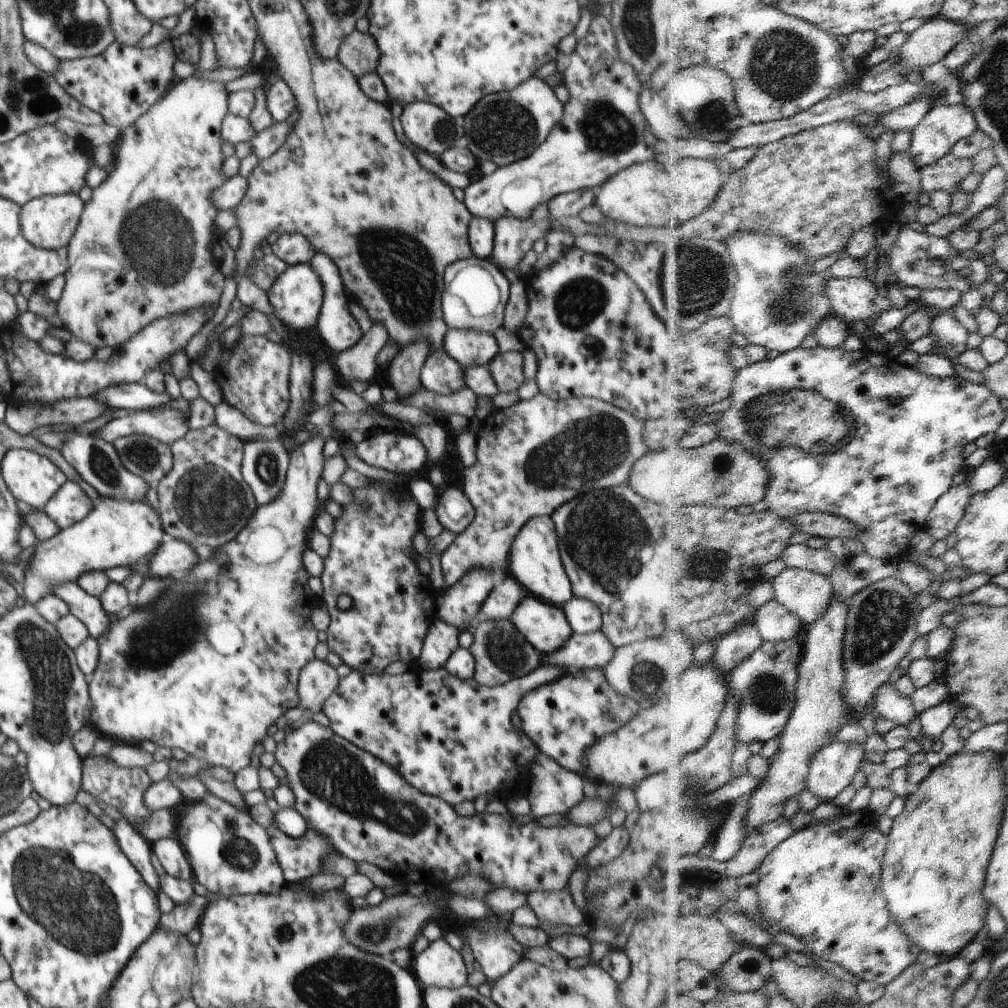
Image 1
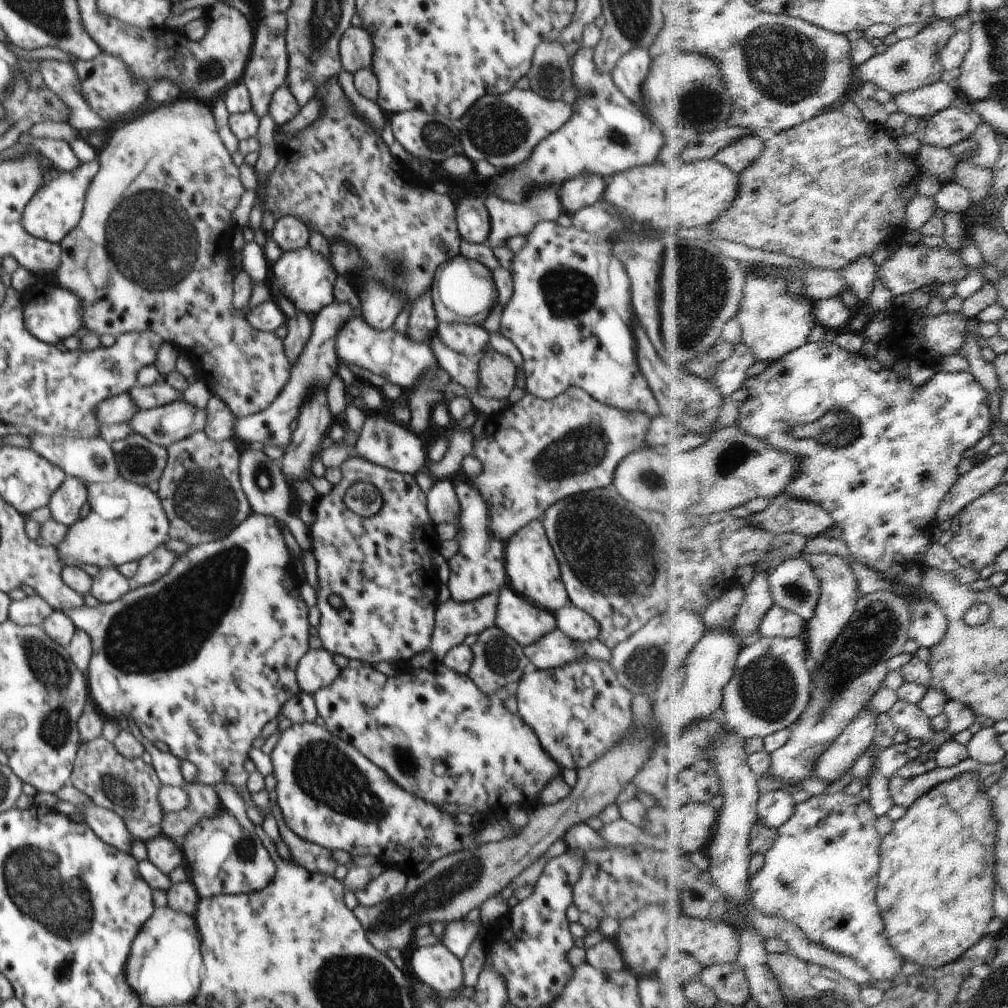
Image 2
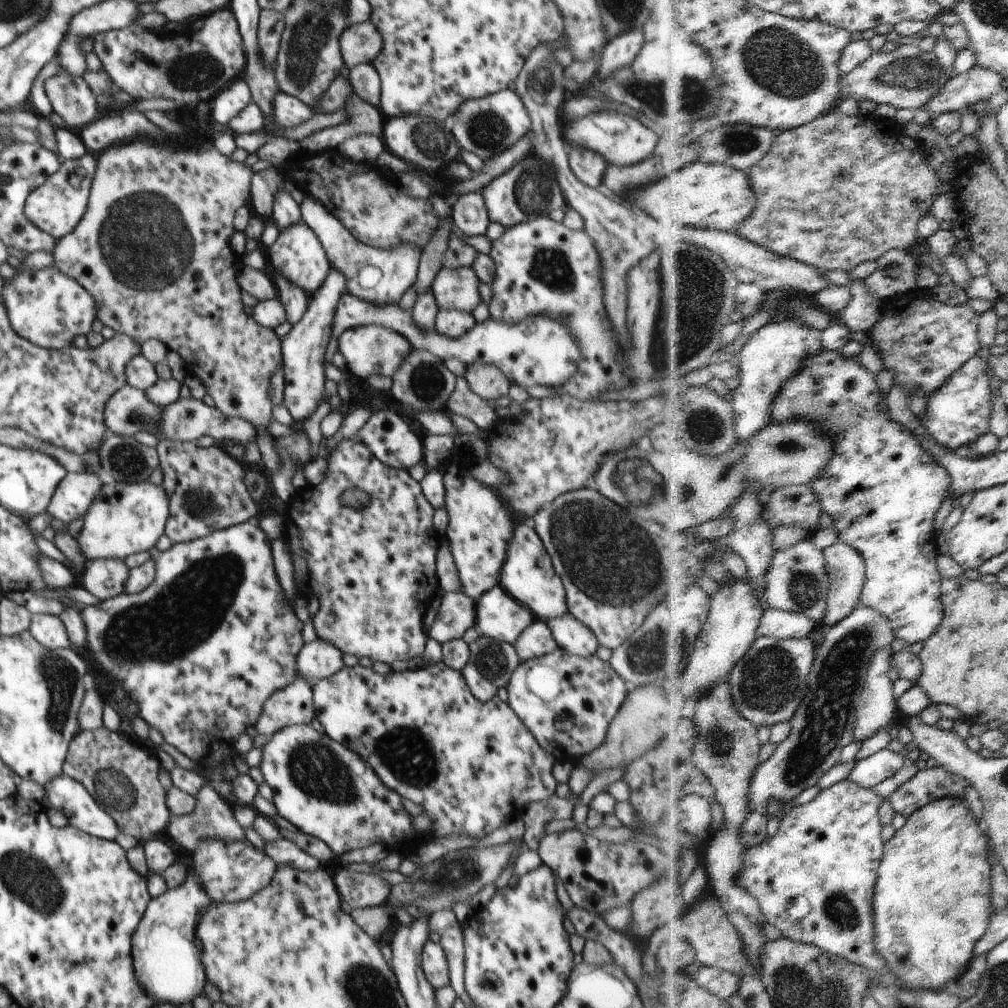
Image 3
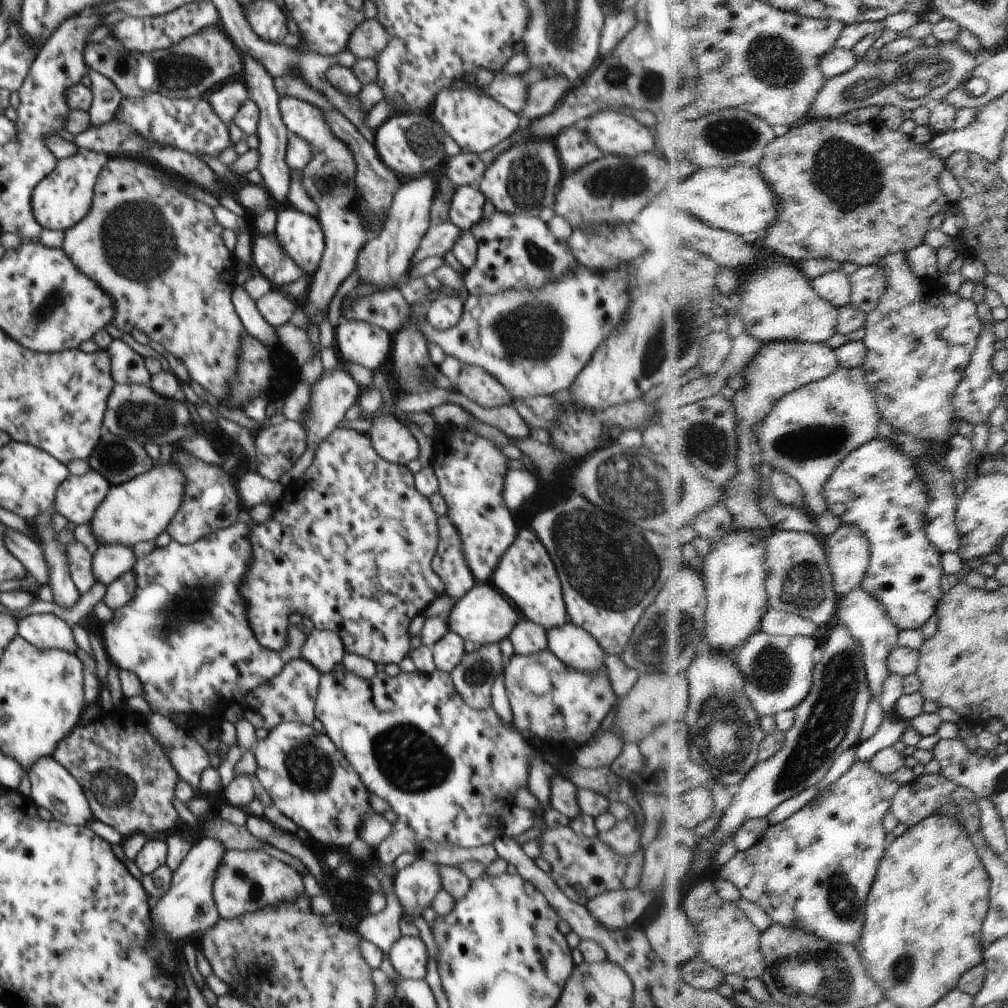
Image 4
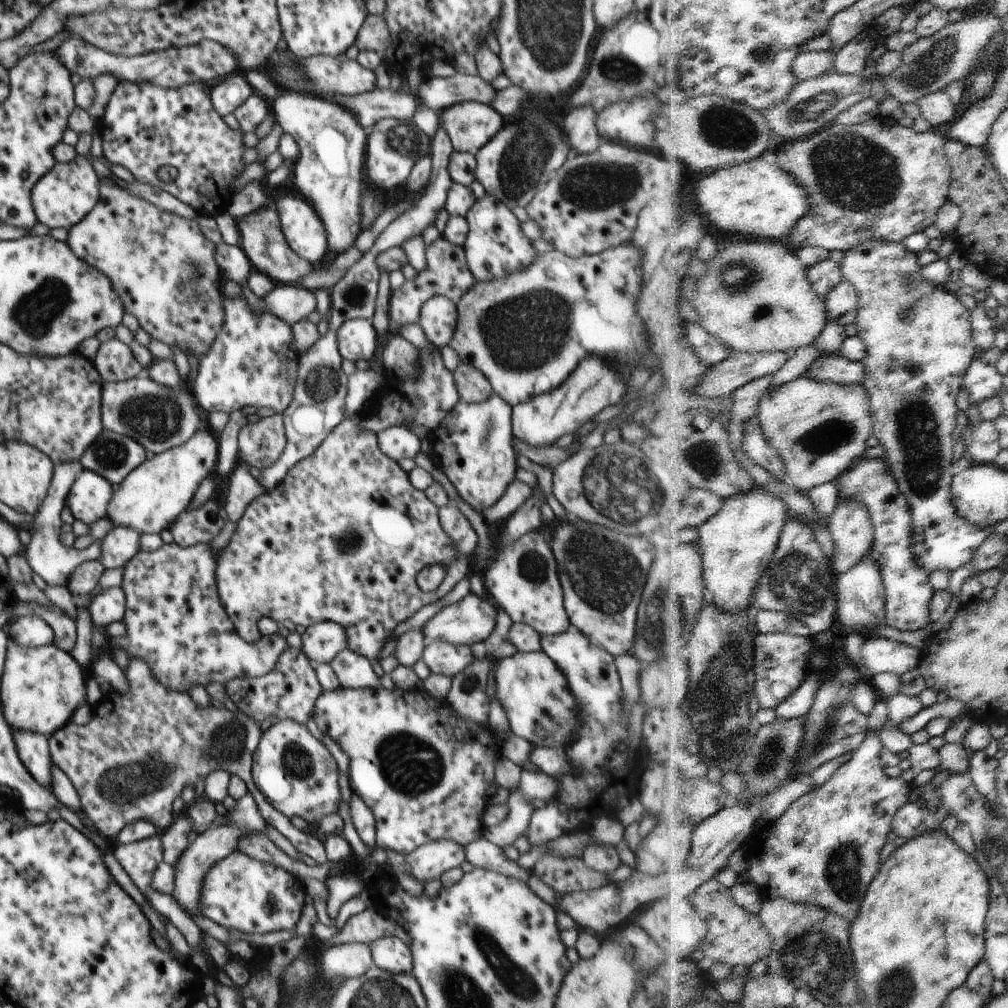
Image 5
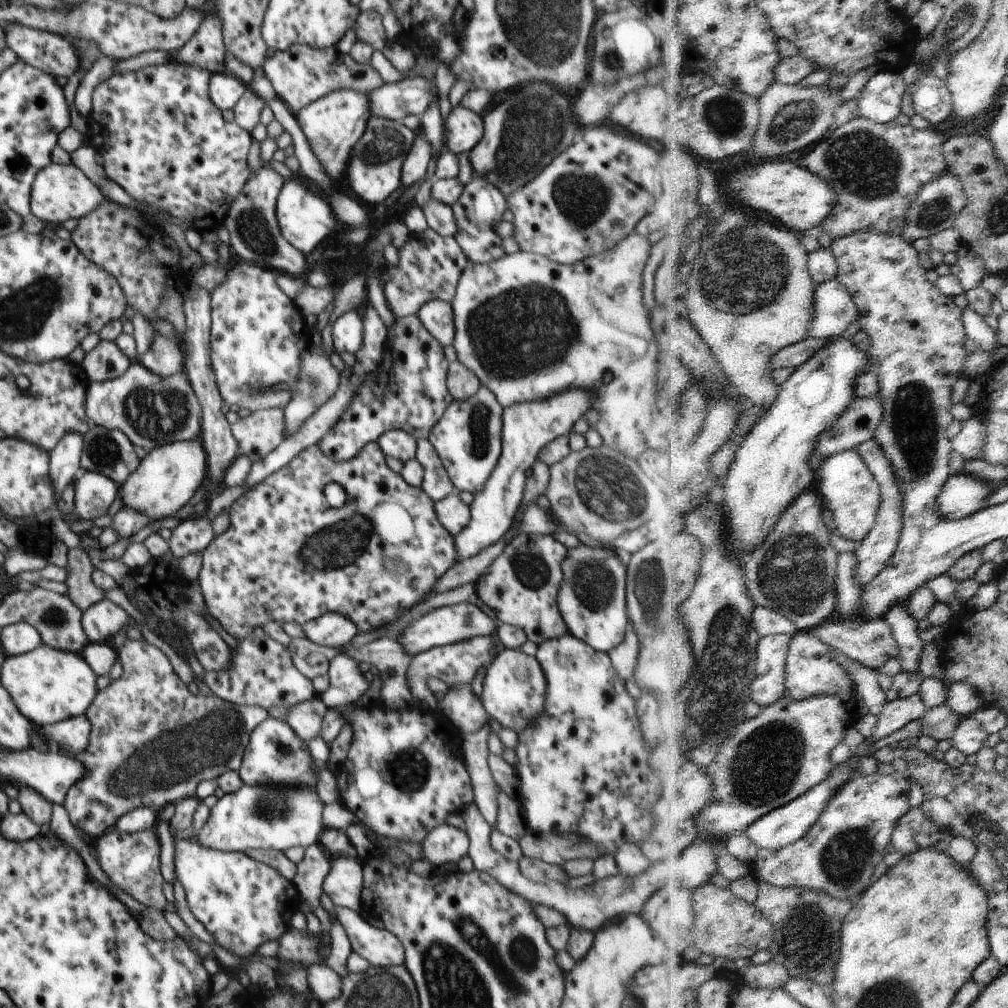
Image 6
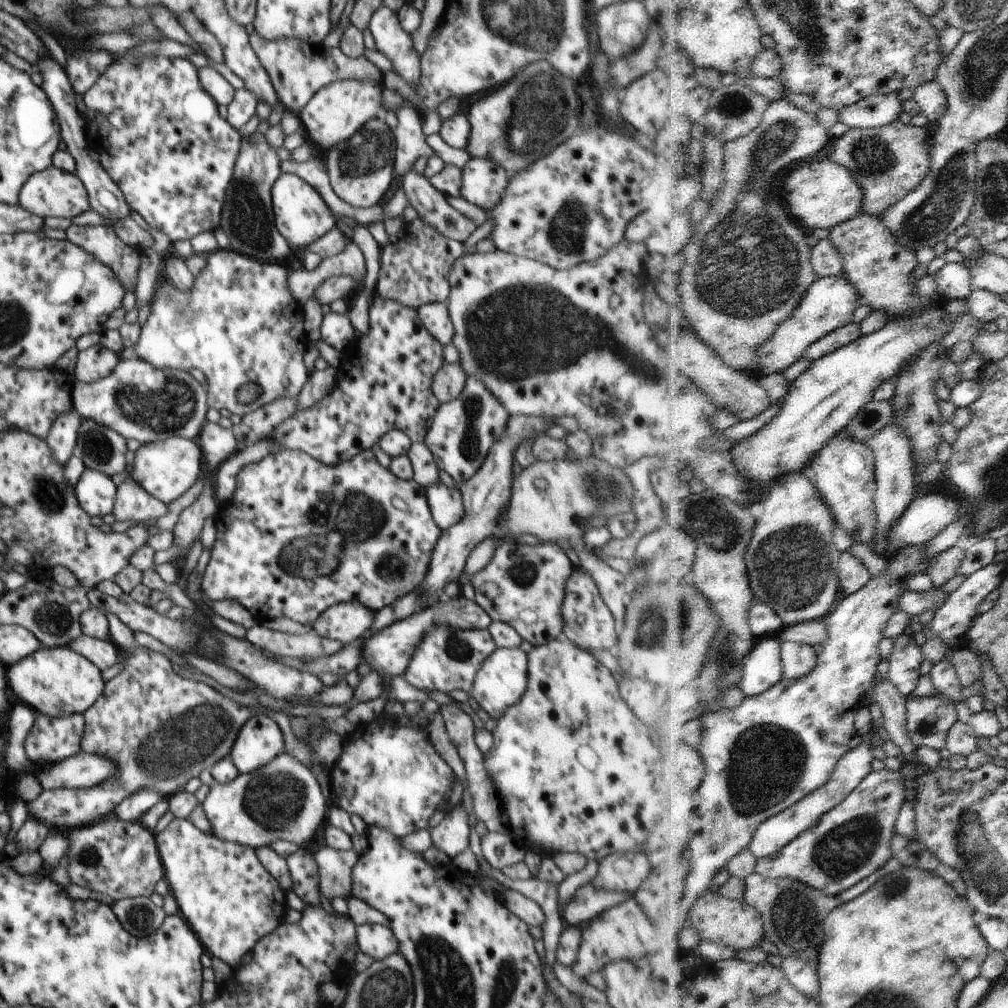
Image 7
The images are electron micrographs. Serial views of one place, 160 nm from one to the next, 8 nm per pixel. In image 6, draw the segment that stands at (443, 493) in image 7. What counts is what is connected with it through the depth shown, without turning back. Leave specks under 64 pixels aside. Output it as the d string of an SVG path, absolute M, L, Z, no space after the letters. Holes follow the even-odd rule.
M456 491L435 504L435 514L440 524L452 536L460 534L466 524L470 522L471 514L469 507L460 500Z

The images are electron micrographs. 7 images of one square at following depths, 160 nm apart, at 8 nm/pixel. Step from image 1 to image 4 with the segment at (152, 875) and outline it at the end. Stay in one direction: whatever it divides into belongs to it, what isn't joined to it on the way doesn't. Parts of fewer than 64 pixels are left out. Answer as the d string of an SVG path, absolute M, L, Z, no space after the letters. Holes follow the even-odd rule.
M53 756L42 757L32 765L29 776L31 782L30 799L38 808L42 807L53 814L53 818L61 823L76 826L89 826L89 822L96 820L83 793L80 783Z

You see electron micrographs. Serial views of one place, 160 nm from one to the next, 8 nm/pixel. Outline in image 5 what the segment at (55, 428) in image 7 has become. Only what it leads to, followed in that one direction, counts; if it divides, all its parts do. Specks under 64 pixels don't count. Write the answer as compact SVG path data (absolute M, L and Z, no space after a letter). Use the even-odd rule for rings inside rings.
M72 460L72 462L54 466L54 475L46 499L35 515L34 522L32 522L31 540L30 544L26 546L25 560L31 570L42 577L50 586L66 586L69 582L68 578L71 577L80 564L90 560L99 561L100 554L102 554L102 540L96 540L85 550L76 550L73 547L66 548L59 538L60 528L63 524L61 522L62 508L66 504L66 498L68 498L68 492L72 488L72 484L76 482L77 477L83 470L79 460Z

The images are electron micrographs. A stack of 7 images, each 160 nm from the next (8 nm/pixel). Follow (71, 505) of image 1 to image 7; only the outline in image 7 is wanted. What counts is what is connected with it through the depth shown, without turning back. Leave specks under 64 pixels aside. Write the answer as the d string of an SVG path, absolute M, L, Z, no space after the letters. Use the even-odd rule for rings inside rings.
M86 469L74 487L74 493L78 503L90 517L113 514L116 485L110 476Z

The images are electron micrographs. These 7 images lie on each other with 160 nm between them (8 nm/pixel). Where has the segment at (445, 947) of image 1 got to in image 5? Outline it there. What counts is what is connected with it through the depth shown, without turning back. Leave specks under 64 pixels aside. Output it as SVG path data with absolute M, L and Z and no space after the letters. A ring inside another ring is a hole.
M382 936L368 946L375 966L393 974L412 973L412 952L400 938Z

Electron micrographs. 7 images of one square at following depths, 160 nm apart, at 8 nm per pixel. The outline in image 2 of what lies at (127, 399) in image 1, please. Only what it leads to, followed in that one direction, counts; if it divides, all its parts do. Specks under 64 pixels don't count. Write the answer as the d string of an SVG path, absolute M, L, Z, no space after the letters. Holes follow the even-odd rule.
M162 380L147 387L136 384L128 394L138 409L151 409L180 400L182 393Z

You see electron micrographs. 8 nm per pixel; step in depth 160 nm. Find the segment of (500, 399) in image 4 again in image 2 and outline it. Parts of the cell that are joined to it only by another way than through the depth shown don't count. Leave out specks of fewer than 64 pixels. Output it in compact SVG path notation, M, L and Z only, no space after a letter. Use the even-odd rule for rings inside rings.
M493 348L486 350L477 361L479 387L476 391L486 398L507 399L516 386L514 362Z

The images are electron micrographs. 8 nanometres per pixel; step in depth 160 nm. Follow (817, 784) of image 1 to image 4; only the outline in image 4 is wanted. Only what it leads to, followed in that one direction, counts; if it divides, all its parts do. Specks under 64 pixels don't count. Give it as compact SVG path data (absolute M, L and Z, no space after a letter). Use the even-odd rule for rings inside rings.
M864 584L850 592L846 598L841 598L839 612L840 622L849 627L850 632L862 642L864 646L865 664L870 680L870 690L875 698L882 698L886 680L891 676L889 666L890 654L899 646L901 629L894 623L892 616L888 614L882 600L876 598L876 594L868 592Z

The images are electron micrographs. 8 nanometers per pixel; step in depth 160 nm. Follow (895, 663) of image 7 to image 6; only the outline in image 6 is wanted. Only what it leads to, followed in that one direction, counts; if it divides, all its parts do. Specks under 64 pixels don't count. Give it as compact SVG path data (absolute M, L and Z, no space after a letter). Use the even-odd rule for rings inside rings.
M909 602L894 606L886 616L889 624L894 626L894 633L900 644L902 672L920 672L920 657L927 643L920 636L920 622L910 612Z

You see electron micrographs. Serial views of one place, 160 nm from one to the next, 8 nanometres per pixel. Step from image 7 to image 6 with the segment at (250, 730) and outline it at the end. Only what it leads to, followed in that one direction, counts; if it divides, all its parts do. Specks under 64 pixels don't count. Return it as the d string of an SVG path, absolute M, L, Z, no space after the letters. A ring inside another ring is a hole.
M266 718L260 722L248 740L248 746L242 754L239 776L245 784L286 784L297 786L316 786L316 762L312 759L307 744L304 744L290 726L282 720Z

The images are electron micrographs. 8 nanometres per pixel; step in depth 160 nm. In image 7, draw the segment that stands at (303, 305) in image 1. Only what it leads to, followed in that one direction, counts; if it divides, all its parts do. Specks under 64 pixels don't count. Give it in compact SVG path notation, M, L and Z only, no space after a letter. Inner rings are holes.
M281 172L270 194L276 228L292 250L304 251L336 227L335 216L328 210L320 194L298 176Z

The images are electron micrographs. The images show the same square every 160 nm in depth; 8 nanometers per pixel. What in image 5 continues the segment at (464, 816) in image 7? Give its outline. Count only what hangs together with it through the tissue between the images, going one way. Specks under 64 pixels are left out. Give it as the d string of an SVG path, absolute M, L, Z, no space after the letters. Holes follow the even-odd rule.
M440 838L422 844L407 855L407 870L419 882L440 879L448 870L461 867L466 861L464 846L454 840Z

